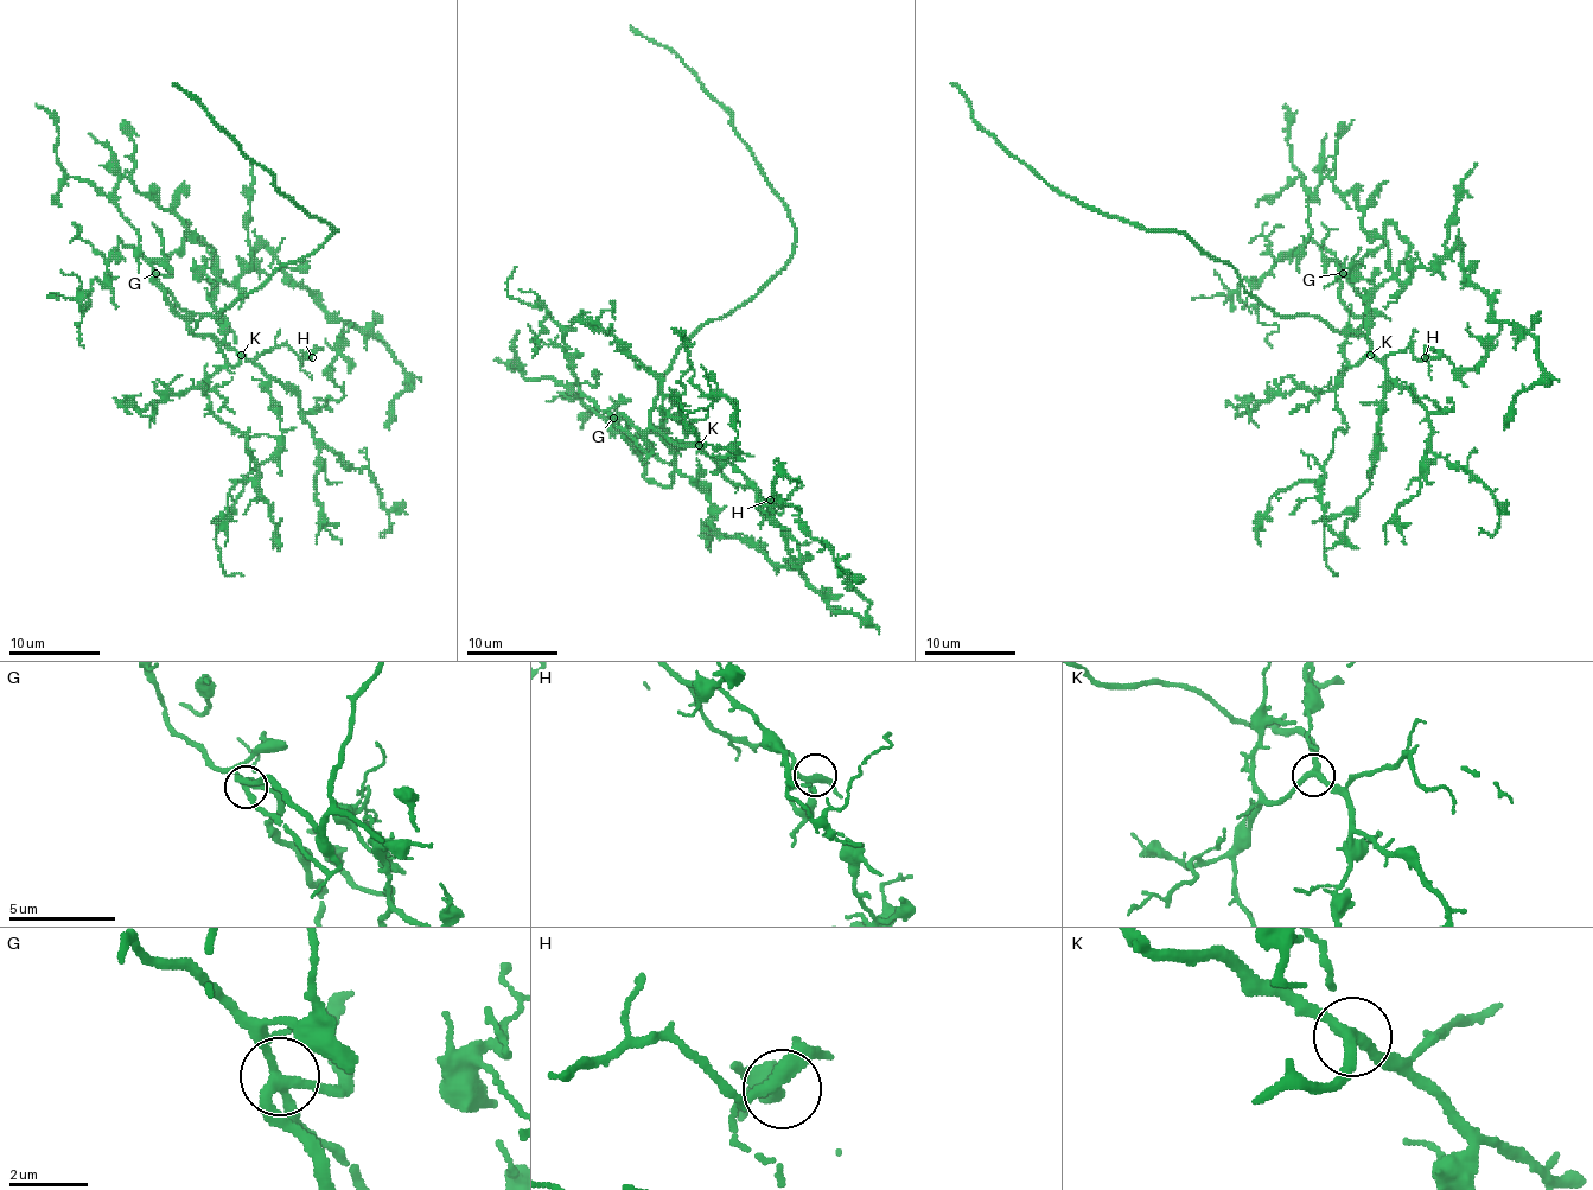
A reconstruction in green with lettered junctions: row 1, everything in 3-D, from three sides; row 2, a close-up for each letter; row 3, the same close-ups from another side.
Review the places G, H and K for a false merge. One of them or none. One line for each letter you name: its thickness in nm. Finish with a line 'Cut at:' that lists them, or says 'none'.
Cut at: none

